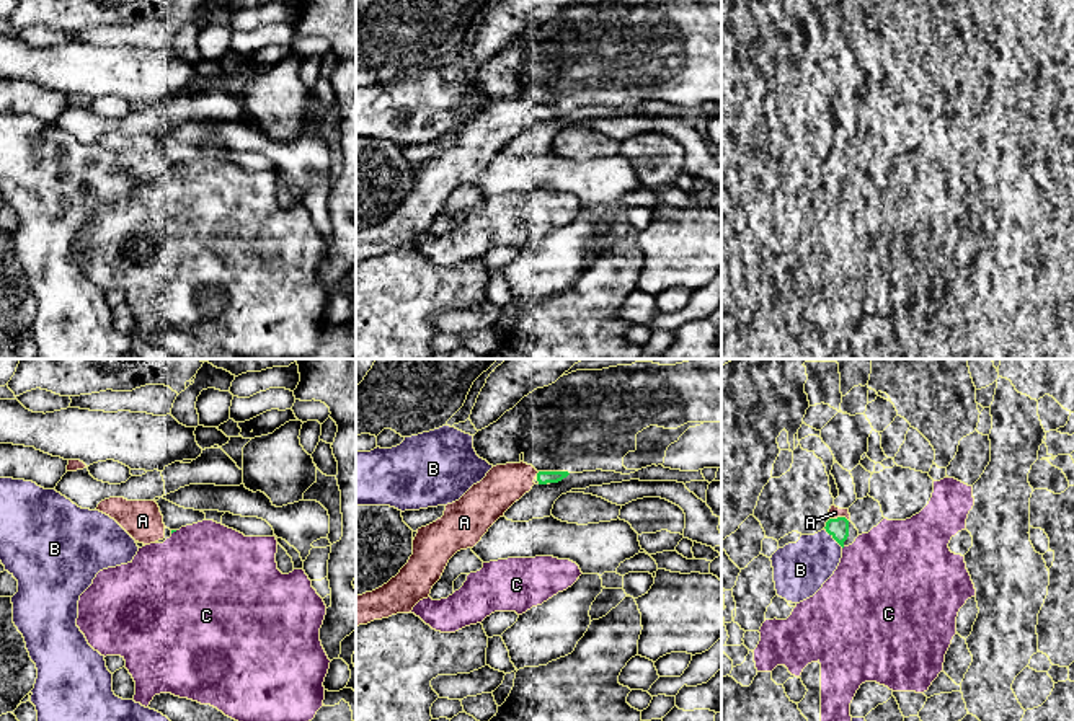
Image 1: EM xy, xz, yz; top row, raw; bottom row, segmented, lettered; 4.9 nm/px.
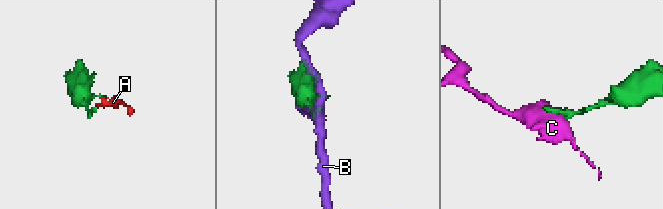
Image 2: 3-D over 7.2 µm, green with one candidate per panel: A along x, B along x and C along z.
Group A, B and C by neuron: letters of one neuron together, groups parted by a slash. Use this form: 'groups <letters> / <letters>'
groups A / B / C

